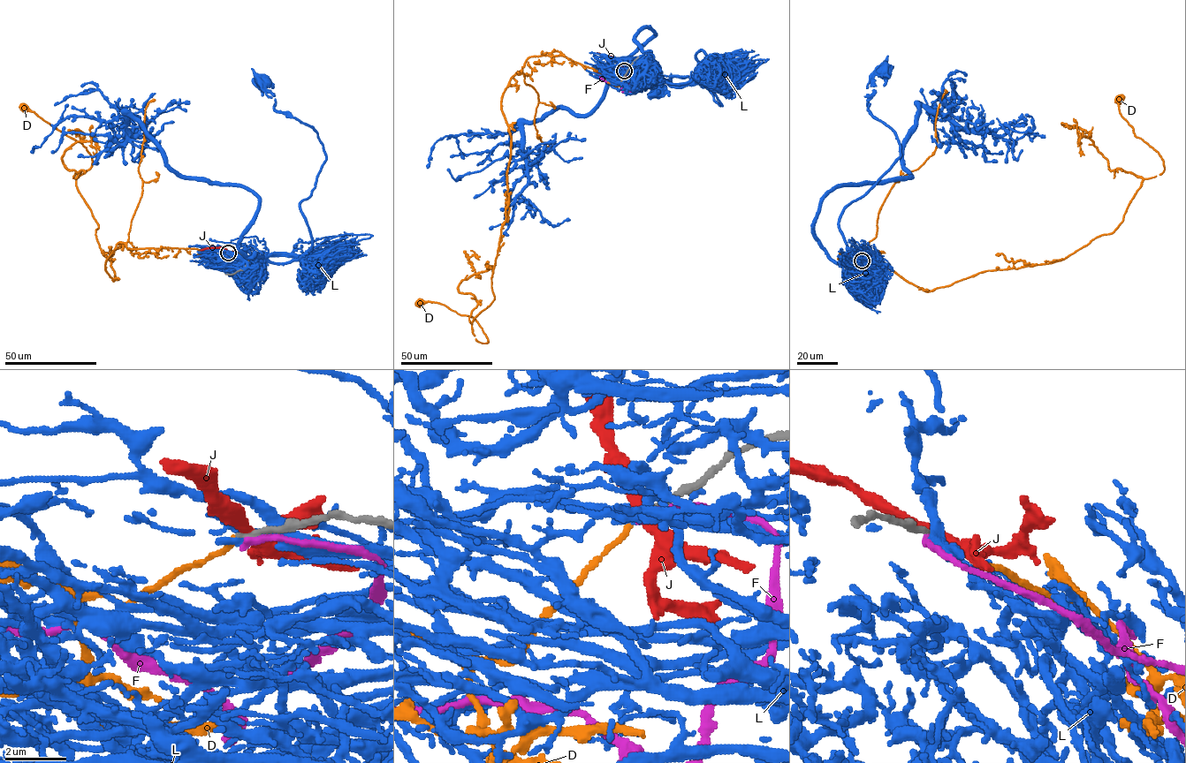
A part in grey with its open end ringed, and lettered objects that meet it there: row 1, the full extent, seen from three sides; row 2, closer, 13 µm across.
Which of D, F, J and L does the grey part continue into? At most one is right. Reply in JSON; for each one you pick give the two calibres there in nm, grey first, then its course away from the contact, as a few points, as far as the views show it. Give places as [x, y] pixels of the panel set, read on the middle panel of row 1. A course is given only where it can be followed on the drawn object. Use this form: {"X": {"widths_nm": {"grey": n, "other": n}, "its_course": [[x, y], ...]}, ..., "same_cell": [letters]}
{"D": {"widths_nm": {"grey": 170, "other": 160}, "its_course": [[624, 71], [526, 60], [502, 98], [509, 202], [493, 300], [472, 324], [488, 342], [473, 317], [419, 302]]}, "same_cell": ["D"]}

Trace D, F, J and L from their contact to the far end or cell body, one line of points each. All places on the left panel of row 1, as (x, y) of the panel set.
D: (228, 253), (119, 242), (106, 260), (112, 280), (76, 185), (92, 156), (23, 108)
F: (229, 253), (236, 254), (236, 257), (228, 265), (218, 258), (207, 261), (201, 251)
J: (228, 253), (219, 247), (201, 250)
L: (228, 253), (288, 263), (312, 244), (300, 203), (315, 186), (326, 153), (308, 124), (276, 109), (261, 81)

